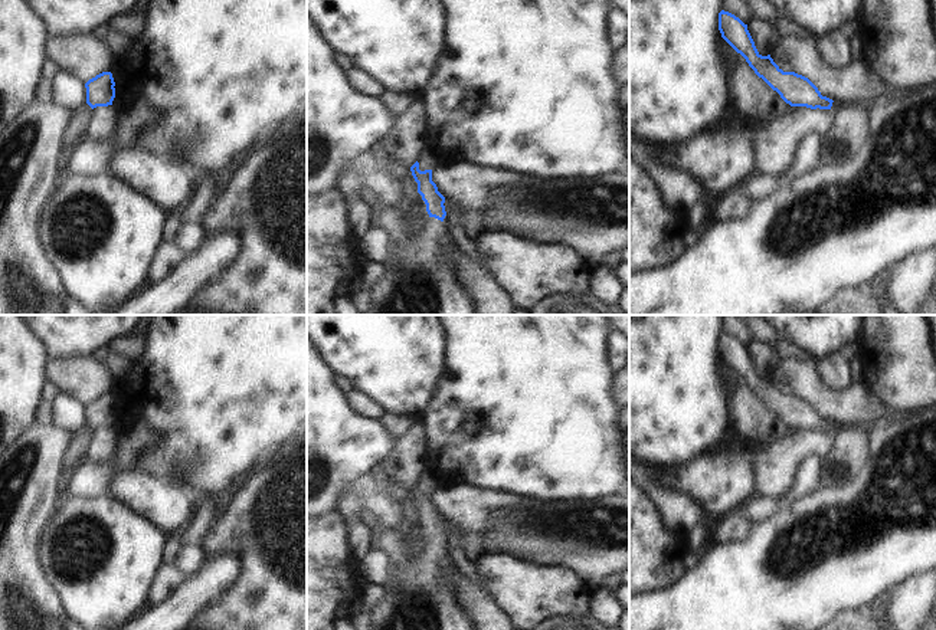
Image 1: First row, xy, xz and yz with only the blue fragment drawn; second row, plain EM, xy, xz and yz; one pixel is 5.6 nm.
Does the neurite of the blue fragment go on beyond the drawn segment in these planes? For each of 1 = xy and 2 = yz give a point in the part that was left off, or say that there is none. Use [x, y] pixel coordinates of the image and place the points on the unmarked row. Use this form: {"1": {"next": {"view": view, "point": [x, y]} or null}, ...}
{"1": {"next": null}, "2": {"next": null}}

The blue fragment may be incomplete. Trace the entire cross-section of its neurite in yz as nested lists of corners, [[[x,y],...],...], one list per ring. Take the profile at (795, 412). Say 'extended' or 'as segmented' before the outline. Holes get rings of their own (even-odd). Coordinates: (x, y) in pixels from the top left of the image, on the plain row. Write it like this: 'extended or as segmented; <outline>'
as segmented; [[[721,332],[719,335],[719,352],[721,360],[746,381],[755,396],[776,413],[786,426],[811,432],[831,432],[834,423],[822,419],[808,400],[795,394],[783,394],[770,377],[762,378],[755,368],[747,347],[739,339]]]

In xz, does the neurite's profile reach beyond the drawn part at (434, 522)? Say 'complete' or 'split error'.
split error

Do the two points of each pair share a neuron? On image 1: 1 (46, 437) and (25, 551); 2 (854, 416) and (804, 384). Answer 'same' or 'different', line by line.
1: same
2: same

